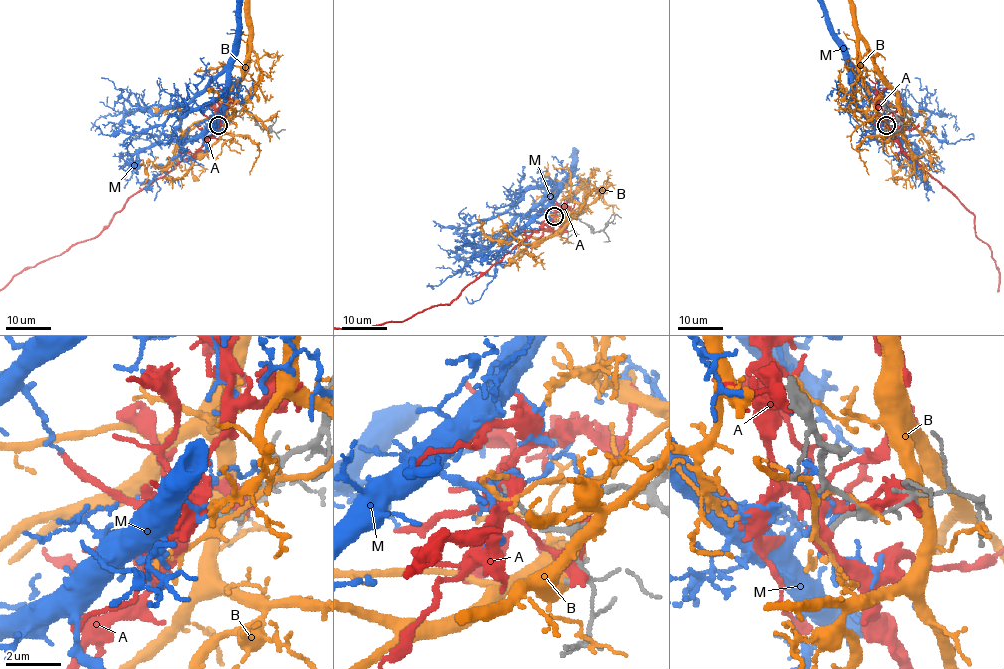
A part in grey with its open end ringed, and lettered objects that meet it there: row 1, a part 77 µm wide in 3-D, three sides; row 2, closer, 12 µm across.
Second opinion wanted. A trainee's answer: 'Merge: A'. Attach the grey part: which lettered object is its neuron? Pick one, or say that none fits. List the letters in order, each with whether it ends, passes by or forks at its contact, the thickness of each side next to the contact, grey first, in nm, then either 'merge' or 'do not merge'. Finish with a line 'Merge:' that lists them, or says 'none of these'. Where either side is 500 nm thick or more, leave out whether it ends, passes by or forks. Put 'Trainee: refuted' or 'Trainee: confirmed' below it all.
A: it passes by; 240 nm thick on the grey side, 480 nm on the other; do not merge
B: it passes by; 190 nm thick on the grey side, 140 nm on the other; do not merge
M: it forks there; 180 nm thick on the grey side, 180 nm on the other; do not merge
Merge: none of these
Trainee: refuted

